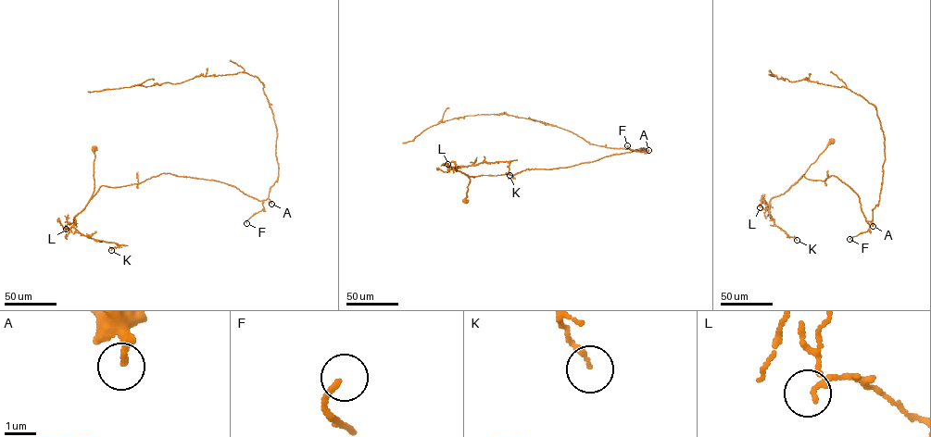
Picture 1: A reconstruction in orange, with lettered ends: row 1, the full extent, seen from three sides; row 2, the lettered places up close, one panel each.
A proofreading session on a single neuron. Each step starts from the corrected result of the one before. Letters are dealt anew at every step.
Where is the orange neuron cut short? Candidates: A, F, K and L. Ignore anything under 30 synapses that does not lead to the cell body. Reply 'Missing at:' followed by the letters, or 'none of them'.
Missing at: none of them

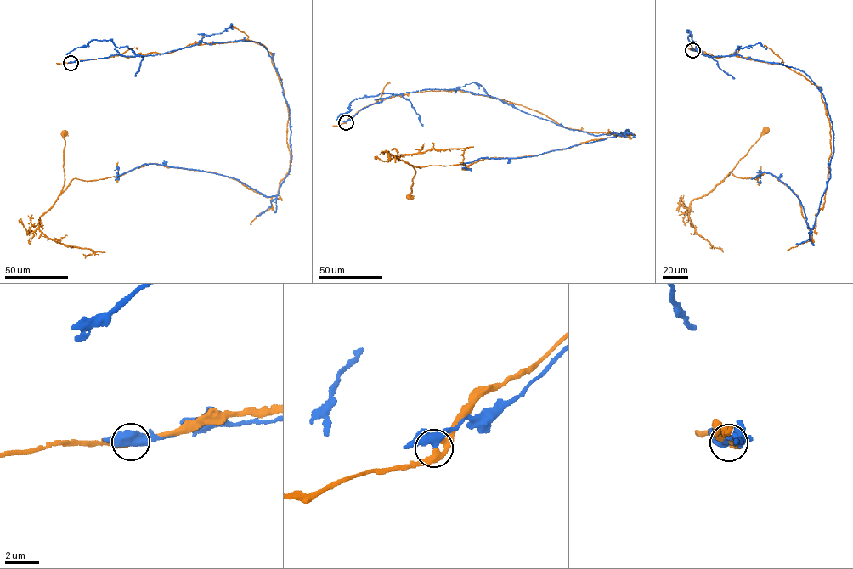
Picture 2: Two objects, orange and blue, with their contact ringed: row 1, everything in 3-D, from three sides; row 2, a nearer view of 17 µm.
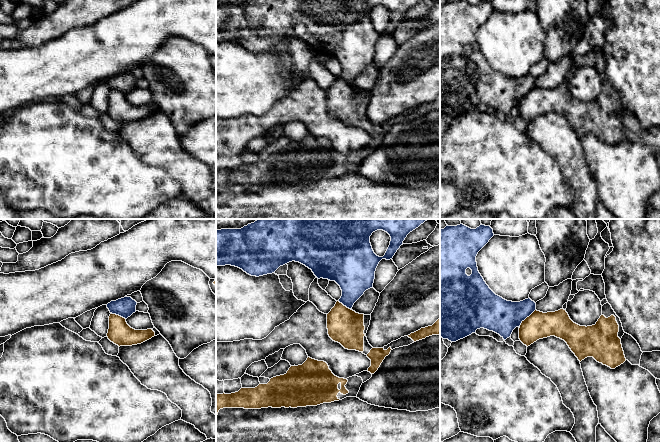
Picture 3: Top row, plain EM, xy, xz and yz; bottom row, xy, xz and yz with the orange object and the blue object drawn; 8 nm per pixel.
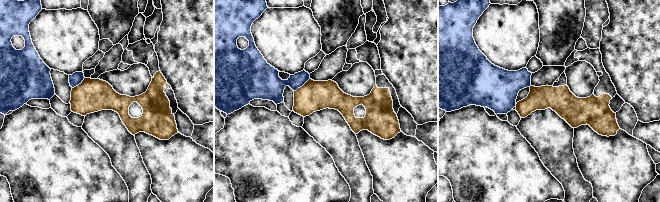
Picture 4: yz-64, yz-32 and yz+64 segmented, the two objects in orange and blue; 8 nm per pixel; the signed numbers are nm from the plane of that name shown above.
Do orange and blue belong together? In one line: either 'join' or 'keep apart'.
keep apart

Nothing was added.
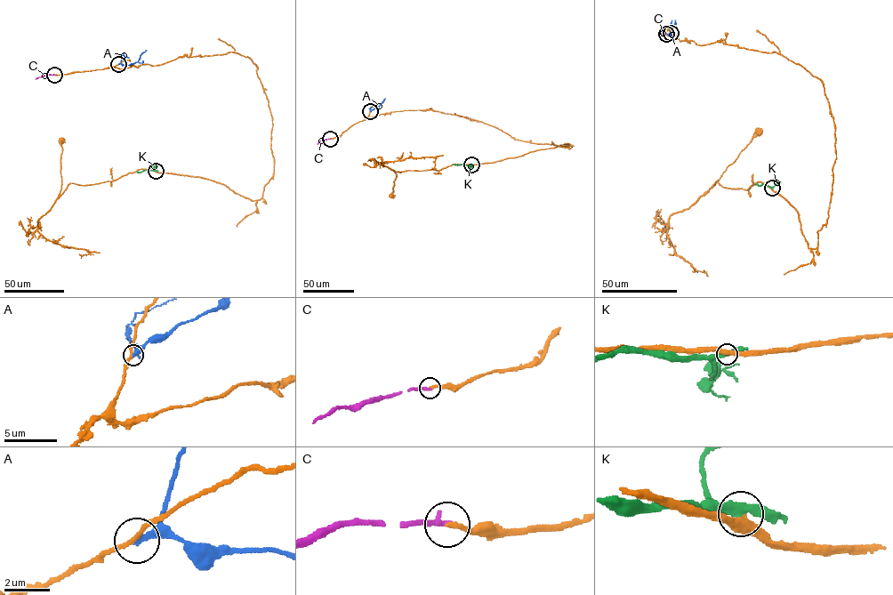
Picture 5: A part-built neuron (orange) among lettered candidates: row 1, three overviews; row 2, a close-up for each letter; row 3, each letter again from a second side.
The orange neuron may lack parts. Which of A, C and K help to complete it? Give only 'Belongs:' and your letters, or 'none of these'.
Belongs: C

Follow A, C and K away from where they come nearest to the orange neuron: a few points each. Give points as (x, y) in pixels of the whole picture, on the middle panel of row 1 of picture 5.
A: (370, 111), (383, 100)
C: (330, 139), (317, 144)
K: (471, 164), (453, 164)

